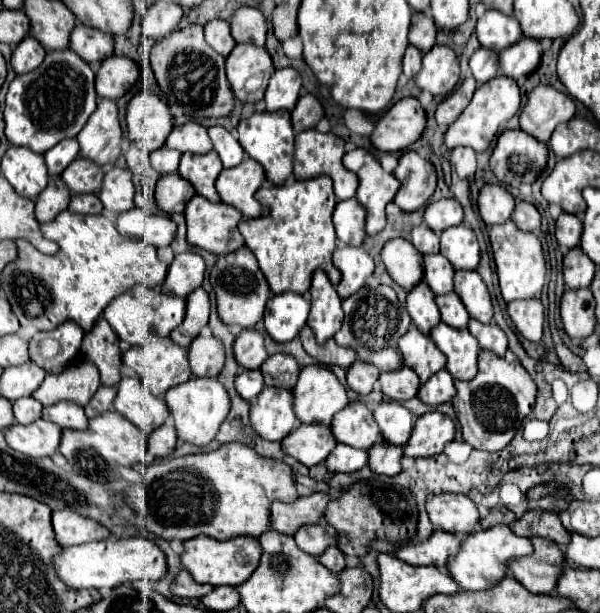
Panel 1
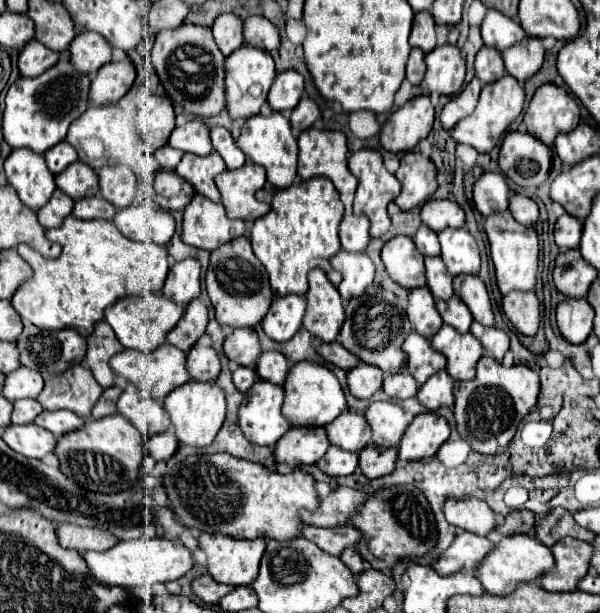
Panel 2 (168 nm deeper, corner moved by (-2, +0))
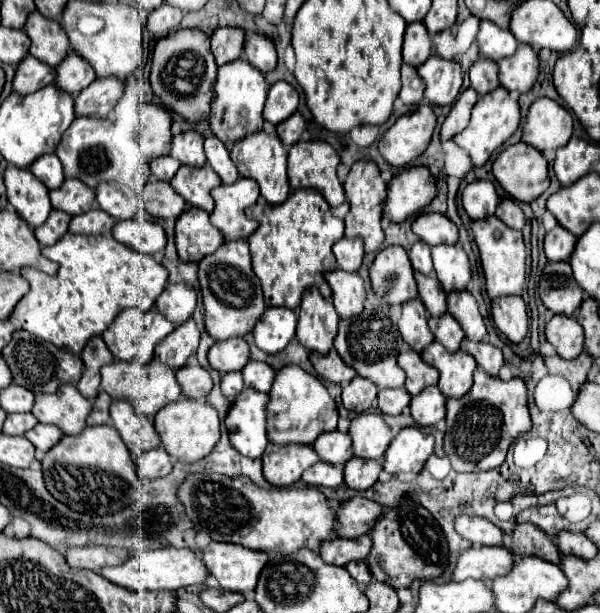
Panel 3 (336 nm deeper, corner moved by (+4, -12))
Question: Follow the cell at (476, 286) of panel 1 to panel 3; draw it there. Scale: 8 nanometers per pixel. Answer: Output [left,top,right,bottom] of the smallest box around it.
[447,290,487,342]

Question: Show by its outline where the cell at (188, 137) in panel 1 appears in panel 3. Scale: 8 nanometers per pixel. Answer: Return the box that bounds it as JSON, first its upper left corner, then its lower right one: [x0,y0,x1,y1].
[171,130,205,166]

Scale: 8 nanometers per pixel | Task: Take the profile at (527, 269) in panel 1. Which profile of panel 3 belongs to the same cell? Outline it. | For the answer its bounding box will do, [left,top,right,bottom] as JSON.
[473,216,527,298]

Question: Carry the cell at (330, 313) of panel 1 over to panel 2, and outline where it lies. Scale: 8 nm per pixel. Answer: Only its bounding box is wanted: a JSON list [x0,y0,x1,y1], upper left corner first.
[303,268,345,342]

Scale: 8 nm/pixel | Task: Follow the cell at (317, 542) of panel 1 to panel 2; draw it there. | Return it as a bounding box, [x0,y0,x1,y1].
[301,524,359,556]

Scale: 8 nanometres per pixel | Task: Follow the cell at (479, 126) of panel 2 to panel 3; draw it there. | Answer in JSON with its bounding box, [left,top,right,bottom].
[453,86,521,166]

